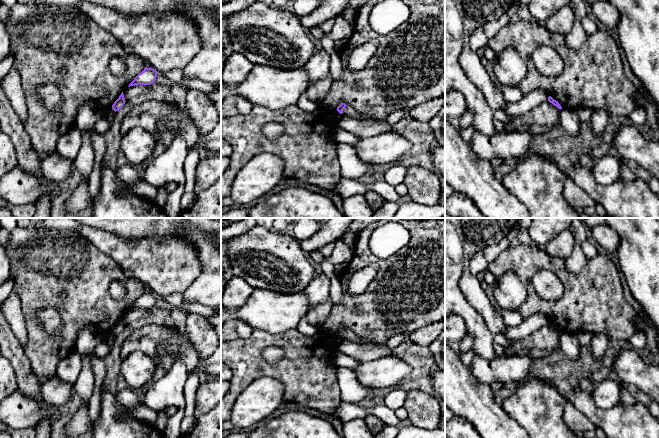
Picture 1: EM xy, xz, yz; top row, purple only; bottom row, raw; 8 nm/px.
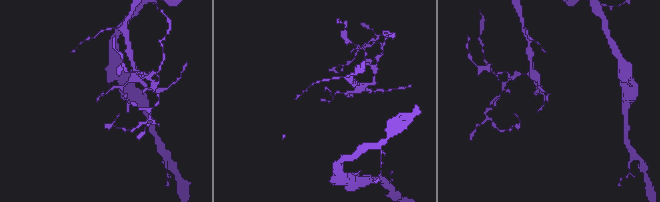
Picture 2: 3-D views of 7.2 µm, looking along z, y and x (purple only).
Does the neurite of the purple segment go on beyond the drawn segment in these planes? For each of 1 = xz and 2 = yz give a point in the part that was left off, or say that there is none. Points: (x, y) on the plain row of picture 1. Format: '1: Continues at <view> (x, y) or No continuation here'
1: No continuation here
2: No continuation here

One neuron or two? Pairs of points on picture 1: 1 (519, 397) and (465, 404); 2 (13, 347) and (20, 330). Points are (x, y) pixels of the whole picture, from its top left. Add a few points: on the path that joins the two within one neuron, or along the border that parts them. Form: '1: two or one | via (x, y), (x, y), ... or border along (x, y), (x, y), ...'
1: two | border along (501, 406), (518, 423)
2: two | border along (10, 327), (22, 346)

